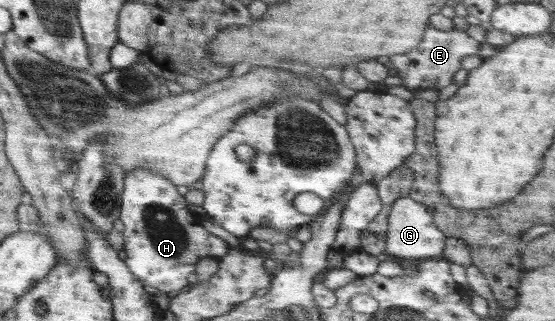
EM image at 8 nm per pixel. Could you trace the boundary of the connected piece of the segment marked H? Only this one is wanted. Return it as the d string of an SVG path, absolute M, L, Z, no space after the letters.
M138 168L127 173L120 197L119 219L124 224L125 263L142 284L165 293L185 291L193 280L198 262L204 258L220 260L231 250L226 240L210 234L202 224L196 223L184 196L168 178L156 172Z

